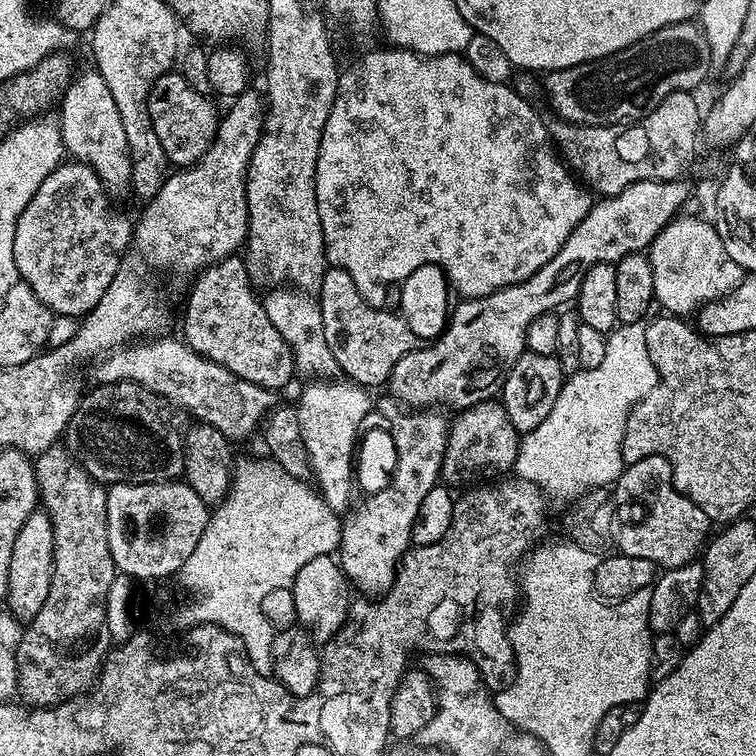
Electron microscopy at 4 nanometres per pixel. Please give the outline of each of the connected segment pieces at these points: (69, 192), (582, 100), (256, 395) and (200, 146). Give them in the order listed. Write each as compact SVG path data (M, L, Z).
M64 162L44 179L42 186L38 186L34 198L30 198L26 210L22 210L22 214L18 218L16 229L14 230L14 262L18 266L18 277L23 283L30 286L30 290L34 290L34 294L55 315L74 316L77 318L87 316L94 306L98 306L102 294L106 294L106 290L110 287L110 282L114 282L114 274L118 274L118 270L122 267L123 260L120 259L123 258L124 251L130 248L134 240L134 224L131 219L129 221L123 220L122 217L112 212L111 203L113 204L113 201L110 199L108 193L105 192L104 184L92 172L91 168L79 162Z
M696 22L671 24L614 54L578 66L558 68L543 77L544 92L561 121L569 124L623 124L644 119L667 96L675 92L692 92L708 76L714 53L707 34Z
M164 336L161 340L152 340L149 344L136 344L140 342L132 342L127 346L121 346L115 351L111 353L110 359L112 359L112 376L111 379L113 381L117 380L130 380L133 384L143 384L146 390L150 390L154 394L158 394L164 400L170 401L173 406L177 409L189 412L190 415L196 416L197 421L209 424L210 426L214 426L219 432L223 434L223 436L228 437L229 441L237 442L236 440L244 440L248 435L251 434L252 431L259 429L261 425L263 425L264 417L268 415L269 412L272 411L274 405L277 403L276 396L277 393L270 388L263 388L262 386L258 386L254 382L246 382L242 378L238 378L234 374L230 374L230 370L226 370L222 366L218 366L214 362L210 362L206 357L200 356L197 352L193 351L192 348L188 347L187 344L184 343L183 339L176 338L176 340L171 340L170 337Z
M173 70L166 77L168 100L153 103L150 108L152 132L162 142L162 150L168 156L172 166L191 166L208 151L210 141L218 127L218 112L208 101L209 97L189 86L186 78L179 71Z

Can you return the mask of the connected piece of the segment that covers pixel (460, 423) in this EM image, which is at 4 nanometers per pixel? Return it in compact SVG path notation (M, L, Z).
M495 399L483 400L481 404L471 404L455 414L456 420L454 416L448 425L448 441L444 461L440 467L443 483L448 486L453 486L452 484L472 486L477 482L511 473L522 436L510 422L503 403Z

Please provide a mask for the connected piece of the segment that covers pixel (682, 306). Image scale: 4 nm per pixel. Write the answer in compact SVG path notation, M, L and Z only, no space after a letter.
M683 216L665 225L646 252L654 270L655 303L661 304L665 313L681 318L687 317L687 312L695 313L712 300L729 296L742 279L738 262L726 254L724 238L717 225L707 224L696 216Z

